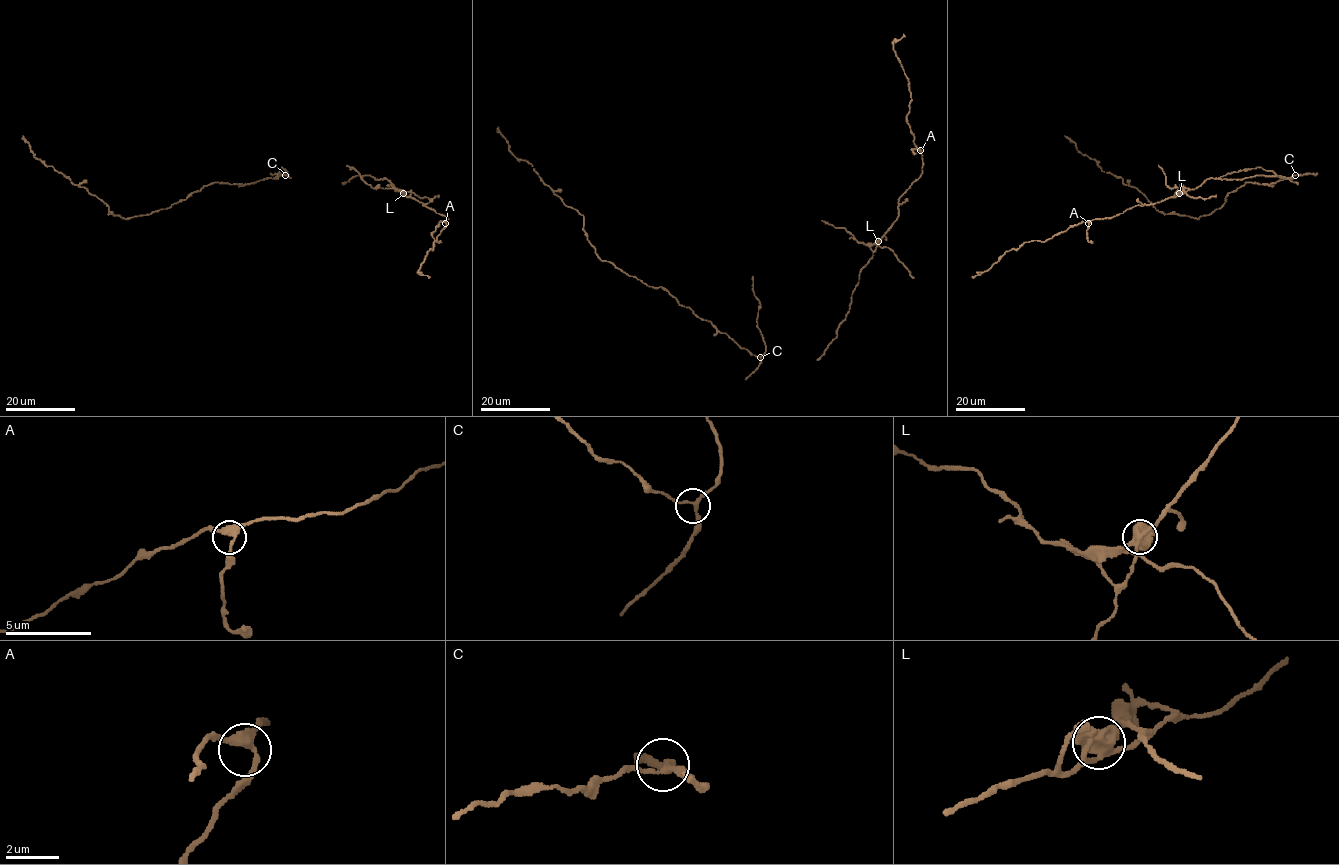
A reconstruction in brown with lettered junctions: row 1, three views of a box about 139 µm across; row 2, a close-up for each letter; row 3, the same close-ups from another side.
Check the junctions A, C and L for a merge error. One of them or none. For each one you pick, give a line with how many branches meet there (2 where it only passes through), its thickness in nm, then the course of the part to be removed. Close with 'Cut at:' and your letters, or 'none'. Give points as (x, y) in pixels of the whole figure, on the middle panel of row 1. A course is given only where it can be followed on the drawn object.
L: 3 | 550 nm | (878, 241), (860, 243), (842, 228), (821, 220)
Cut at: L

